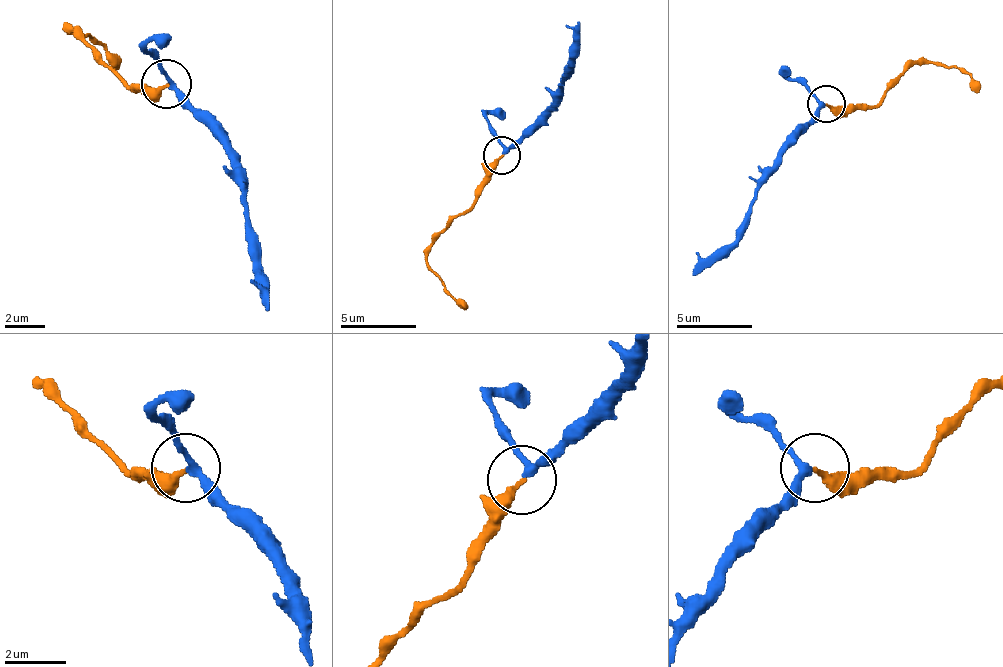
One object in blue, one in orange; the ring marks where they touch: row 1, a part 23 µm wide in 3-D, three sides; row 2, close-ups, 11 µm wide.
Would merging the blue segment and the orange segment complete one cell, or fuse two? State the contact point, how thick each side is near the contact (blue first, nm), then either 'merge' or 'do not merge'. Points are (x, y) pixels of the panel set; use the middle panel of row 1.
at (501, 155); 220 nm thick on the blue side, 260 nm on the other; merge

